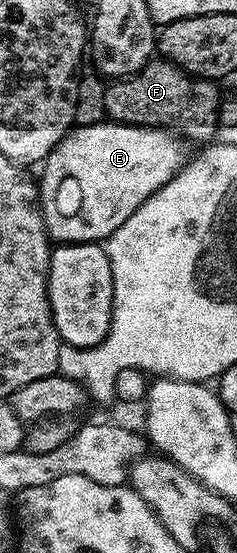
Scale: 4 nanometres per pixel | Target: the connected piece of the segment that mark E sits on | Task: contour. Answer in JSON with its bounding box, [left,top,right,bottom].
[40,122,187,244]

